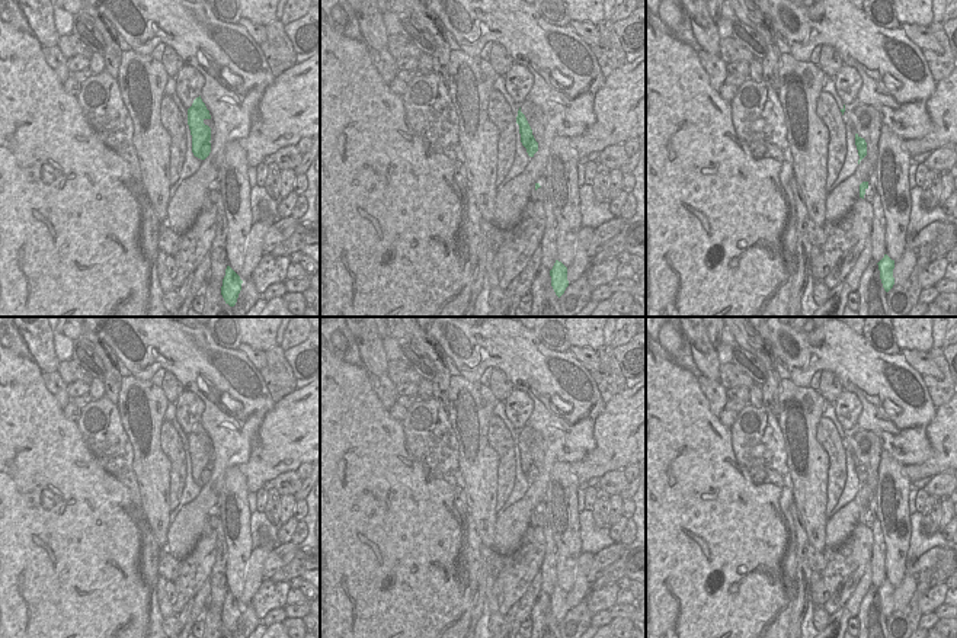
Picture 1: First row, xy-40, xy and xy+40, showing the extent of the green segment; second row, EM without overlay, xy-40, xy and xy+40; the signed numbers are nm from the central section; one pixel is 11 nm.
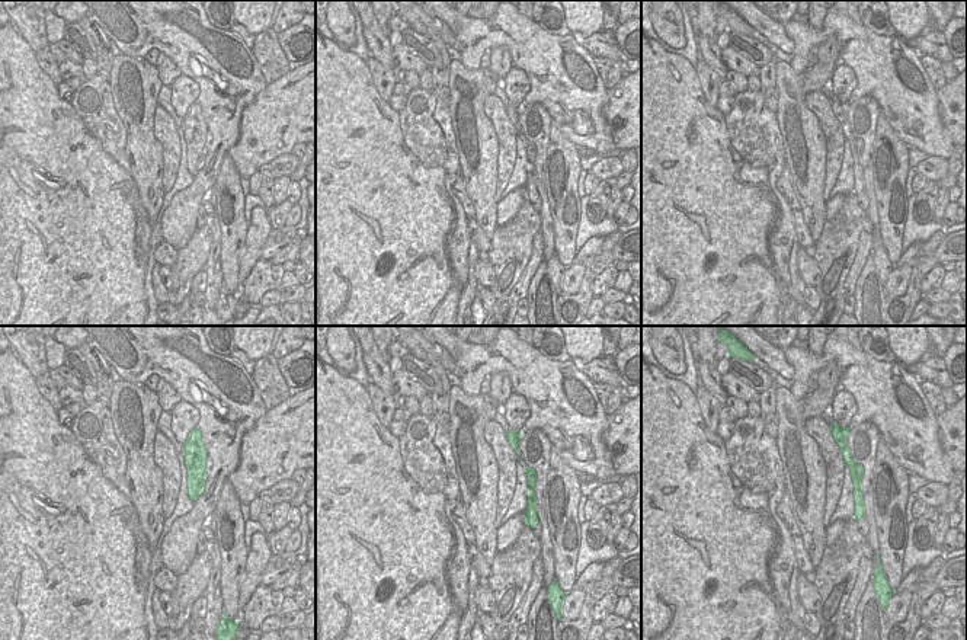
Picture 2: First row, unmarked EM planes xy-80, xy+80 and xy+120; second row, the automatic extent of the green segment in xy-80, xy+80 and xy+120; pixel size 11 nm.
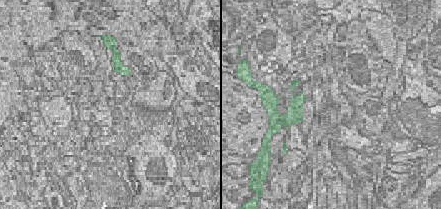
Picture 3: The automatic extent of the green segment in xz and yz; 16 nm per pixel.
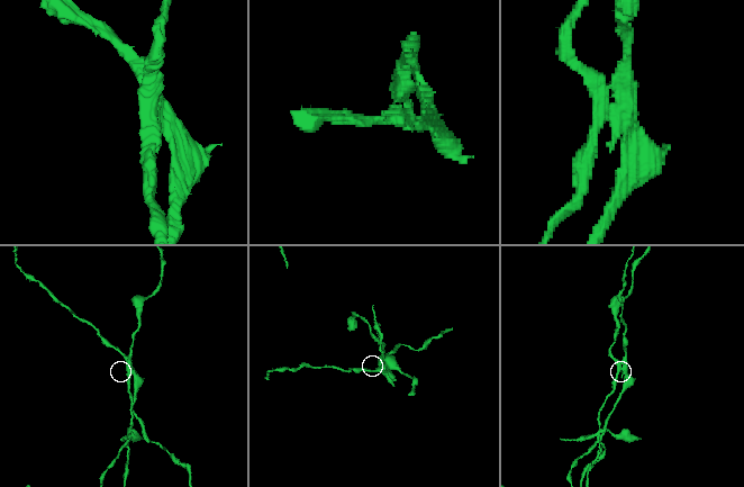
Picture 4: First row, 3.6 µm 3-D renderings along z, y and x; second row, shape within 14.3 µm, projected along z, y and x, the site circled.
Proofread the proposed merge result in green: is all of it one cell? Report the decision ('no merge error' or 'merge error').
merge error

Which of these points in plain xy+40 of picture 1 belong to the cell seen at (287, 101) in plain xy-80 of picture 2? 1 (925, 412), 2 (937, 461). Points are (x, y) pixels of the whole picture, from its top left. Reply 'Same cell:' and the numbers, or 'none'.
Same cell: 2

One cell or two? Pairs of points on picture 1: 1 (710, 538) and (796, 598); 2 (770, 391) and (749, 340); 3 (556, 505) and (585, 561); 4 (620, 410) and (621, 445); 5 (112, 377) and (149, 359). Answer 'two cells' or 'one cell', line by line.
1: two cells
2: one cell
3: two cells
4: one cell
5: two cells

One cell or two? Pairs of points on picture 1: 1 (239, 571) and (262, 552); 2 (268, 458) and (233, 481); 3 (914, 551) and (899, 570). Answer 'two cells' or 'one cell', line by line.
1: two cells
2: two cells
3: two cells

